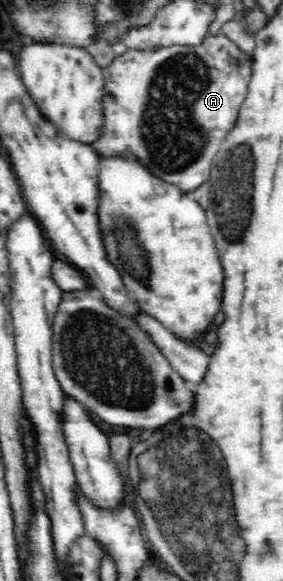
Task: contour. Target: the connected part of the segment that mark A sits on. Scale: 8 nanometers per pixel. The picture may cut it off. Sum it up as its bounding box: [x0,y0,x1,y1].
[92,30,252,193]

